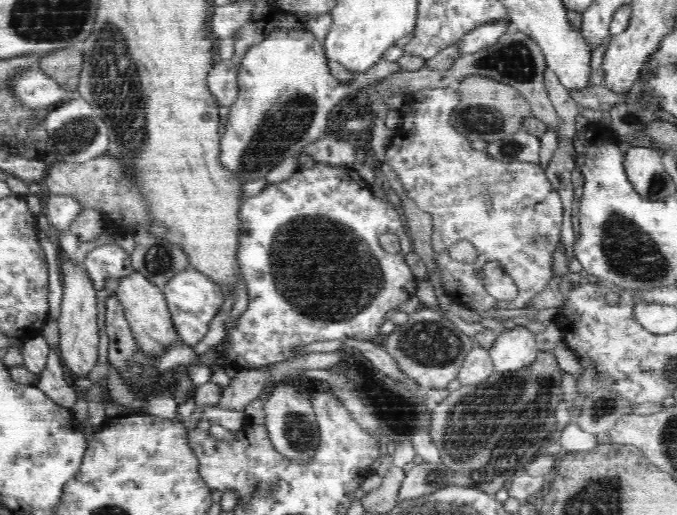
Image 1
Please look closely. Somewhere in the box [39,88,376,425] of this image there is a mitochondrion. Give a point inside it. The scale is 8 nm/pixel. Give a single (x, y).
(283, 124)

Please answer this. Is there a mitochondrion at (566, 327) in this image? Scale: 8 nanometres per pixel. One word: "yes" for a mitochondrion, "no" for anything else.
no

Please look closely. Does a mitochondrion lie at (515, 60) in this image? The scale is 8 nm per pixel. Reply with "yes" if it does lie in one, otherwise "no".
yes

